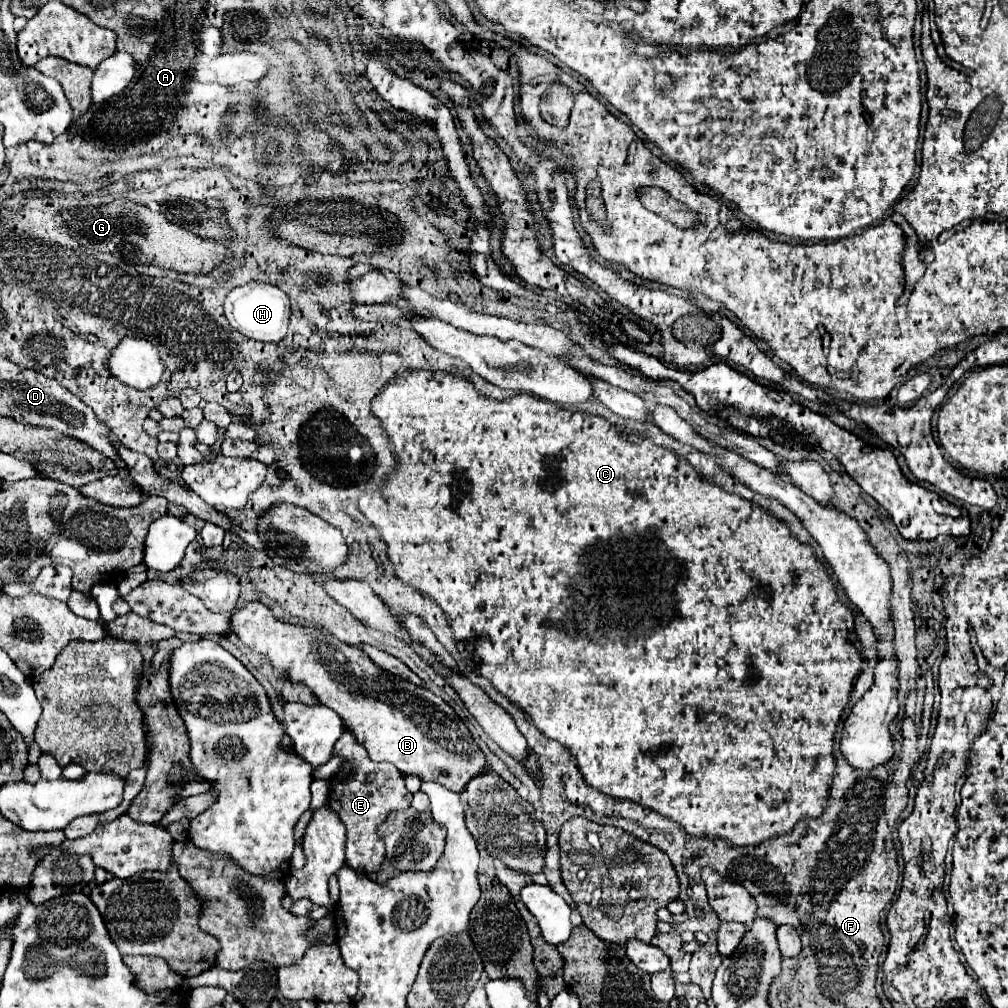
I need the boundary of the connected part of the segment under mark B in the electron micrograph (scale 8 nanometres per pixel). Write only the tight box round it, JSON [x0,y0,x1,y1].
[229,600,489,792]

